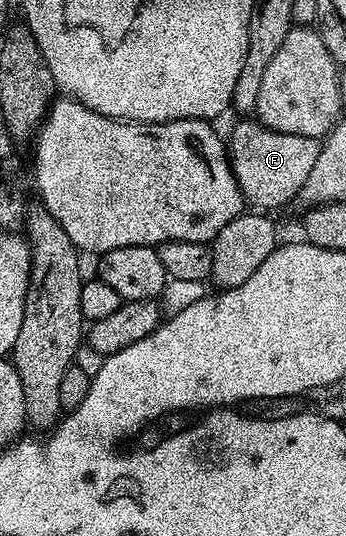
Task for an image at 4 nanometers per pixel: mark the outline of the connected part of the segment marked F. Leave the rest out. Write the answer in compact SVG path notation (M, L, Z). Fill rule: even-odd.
M239 120L231 130L231 139L228 137L225 145L231 171L244 199L250 205L252 202L255 205L252 207L260 211L272 212L298 195L309 172L313 172L313 164L317 164L321 142L318 138L271 130L258 120Z

